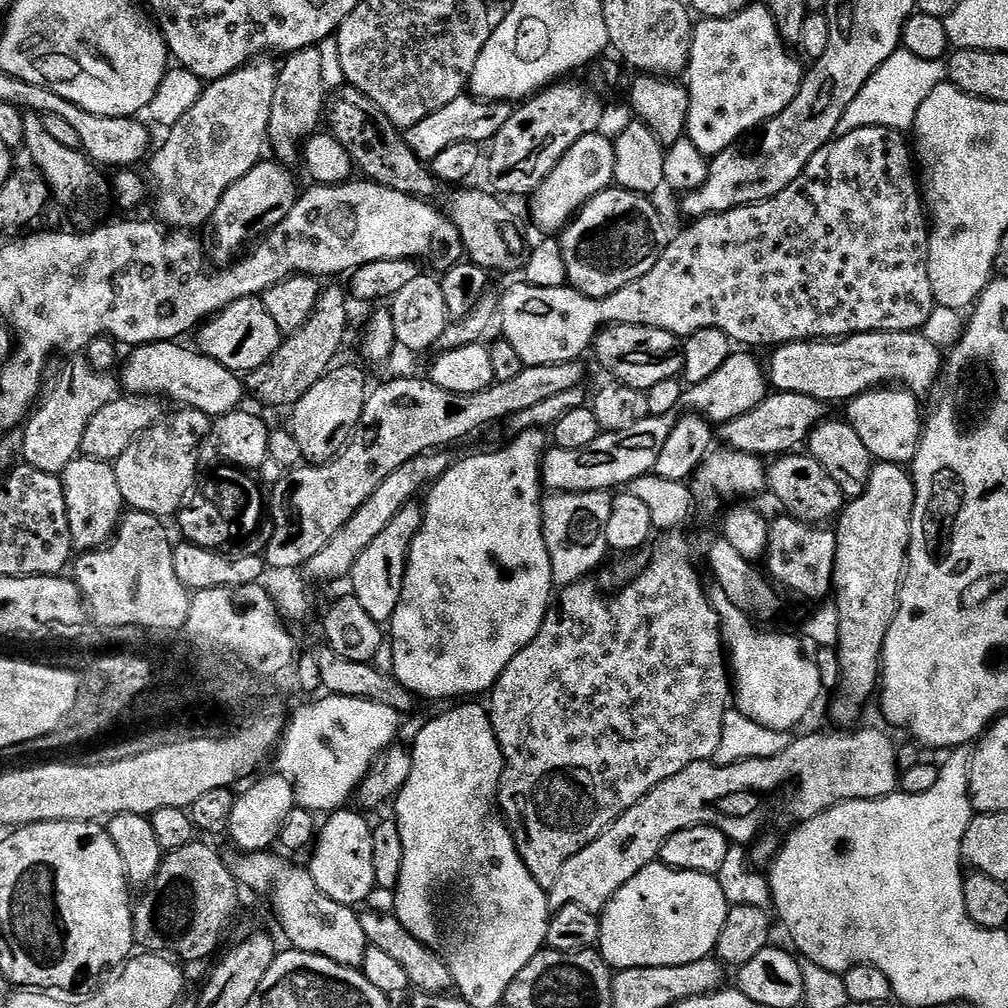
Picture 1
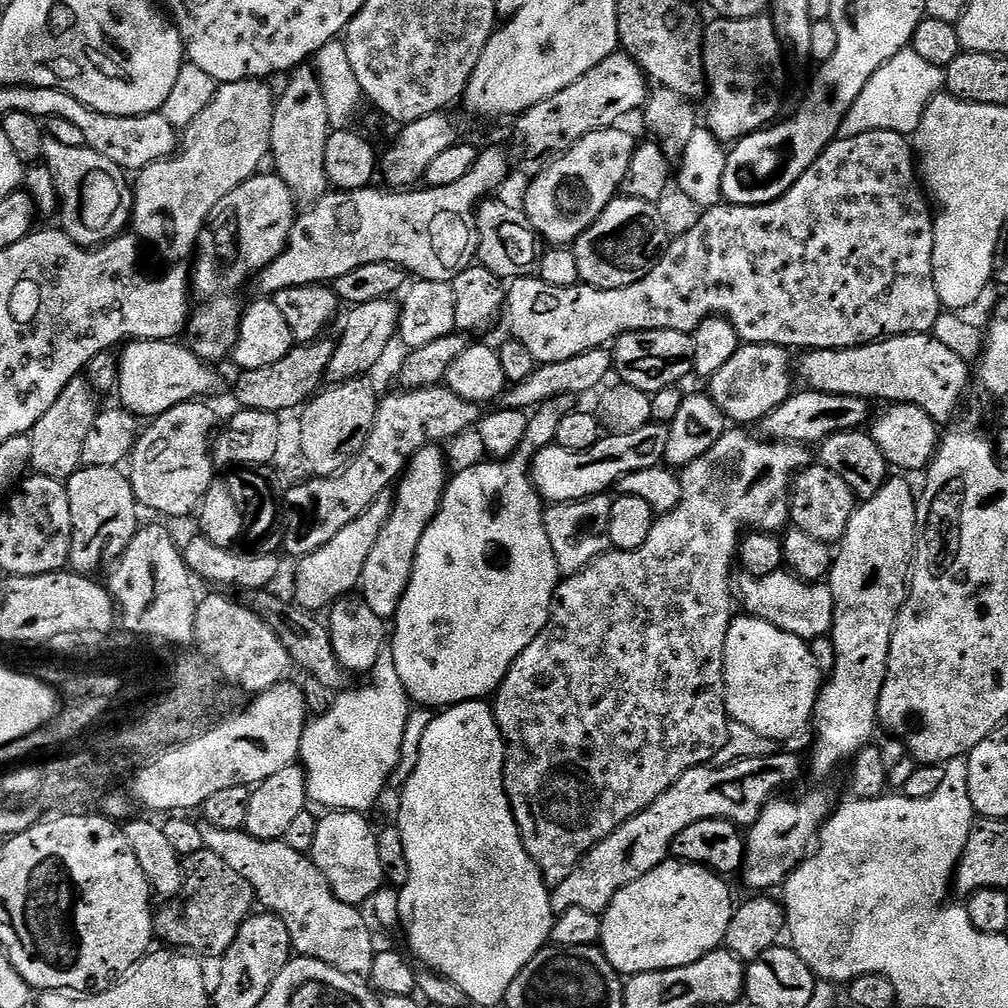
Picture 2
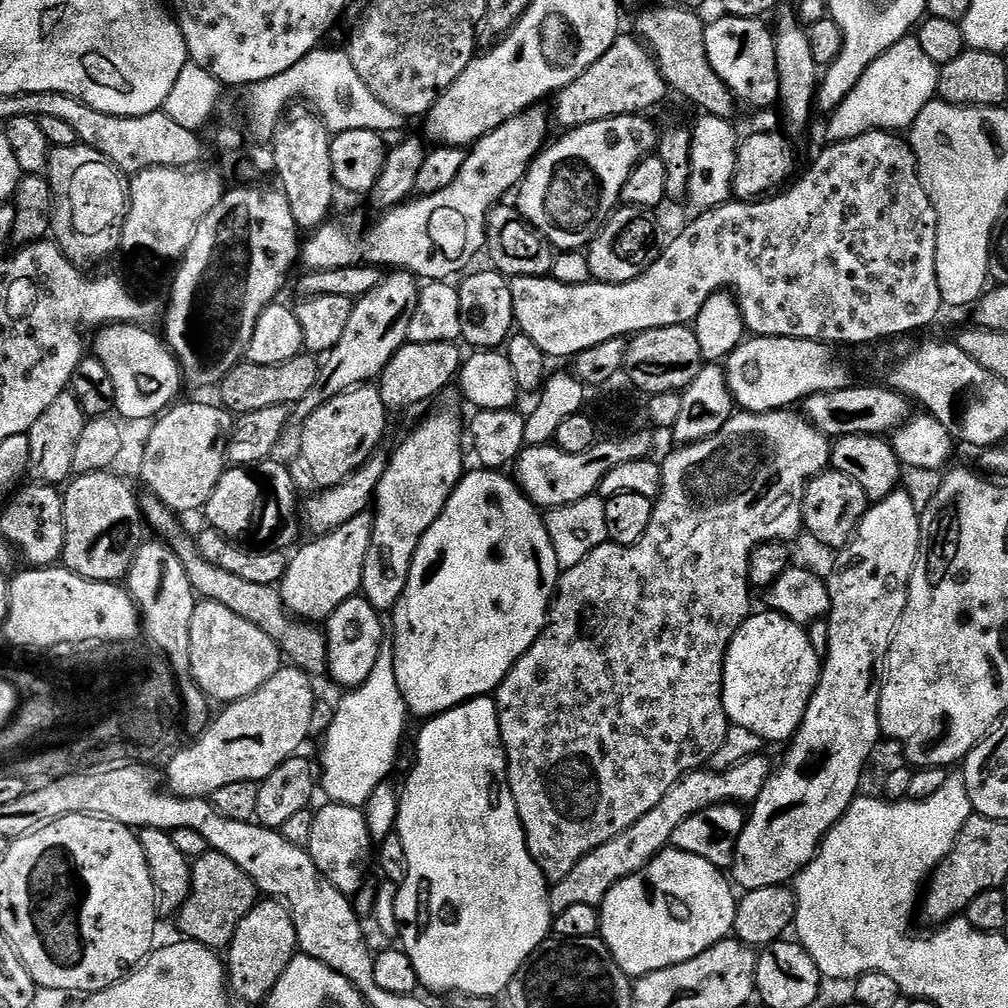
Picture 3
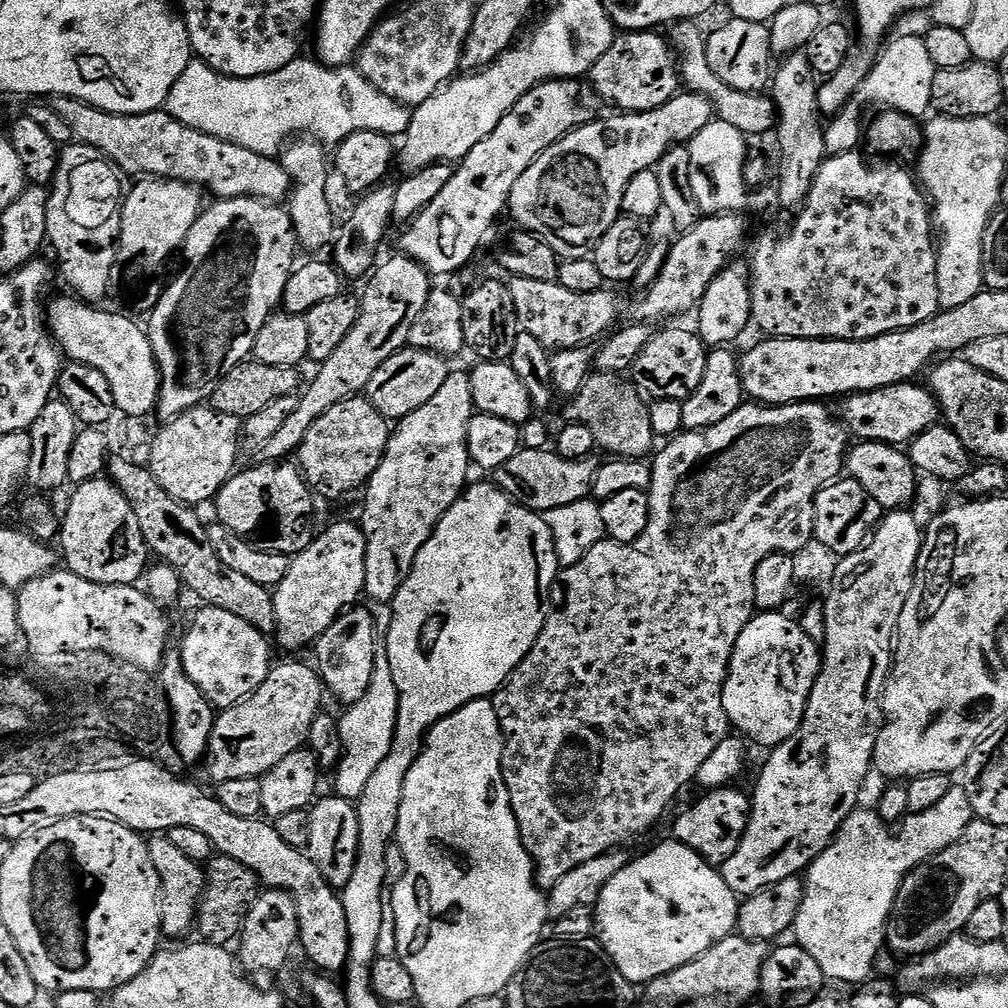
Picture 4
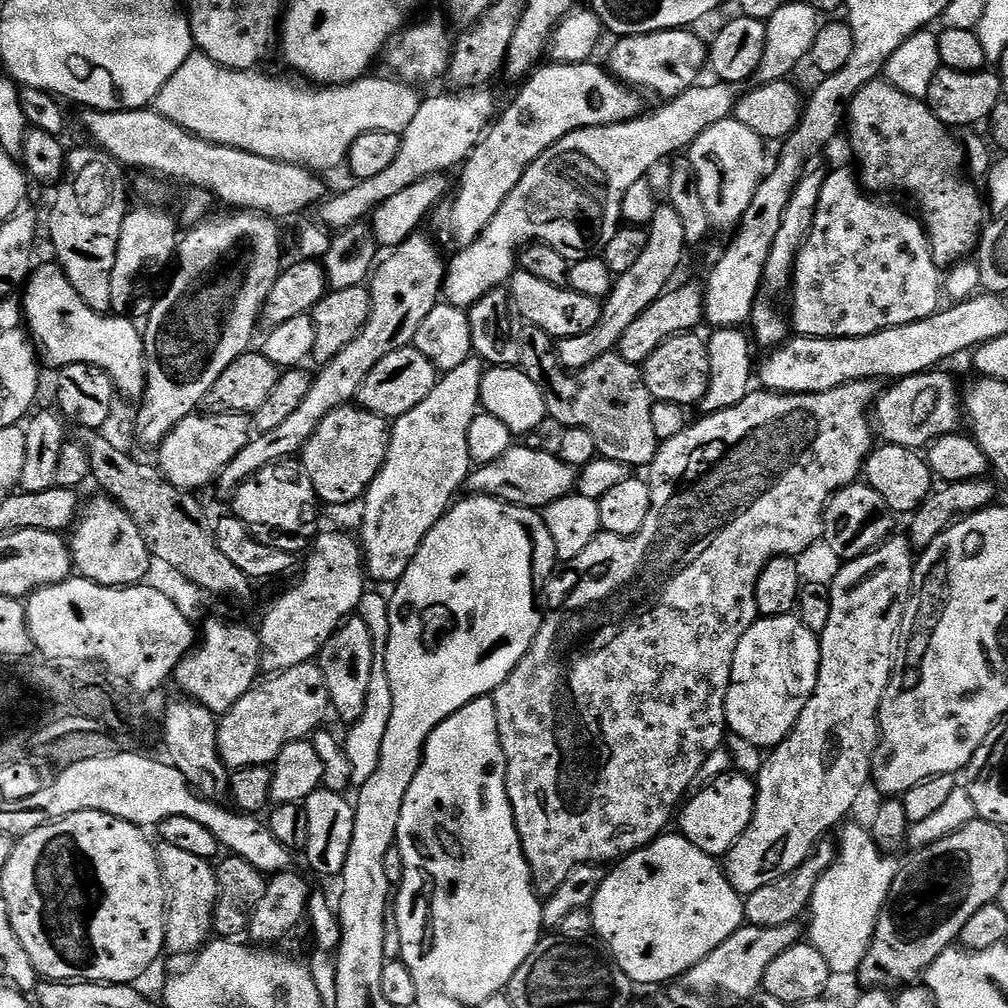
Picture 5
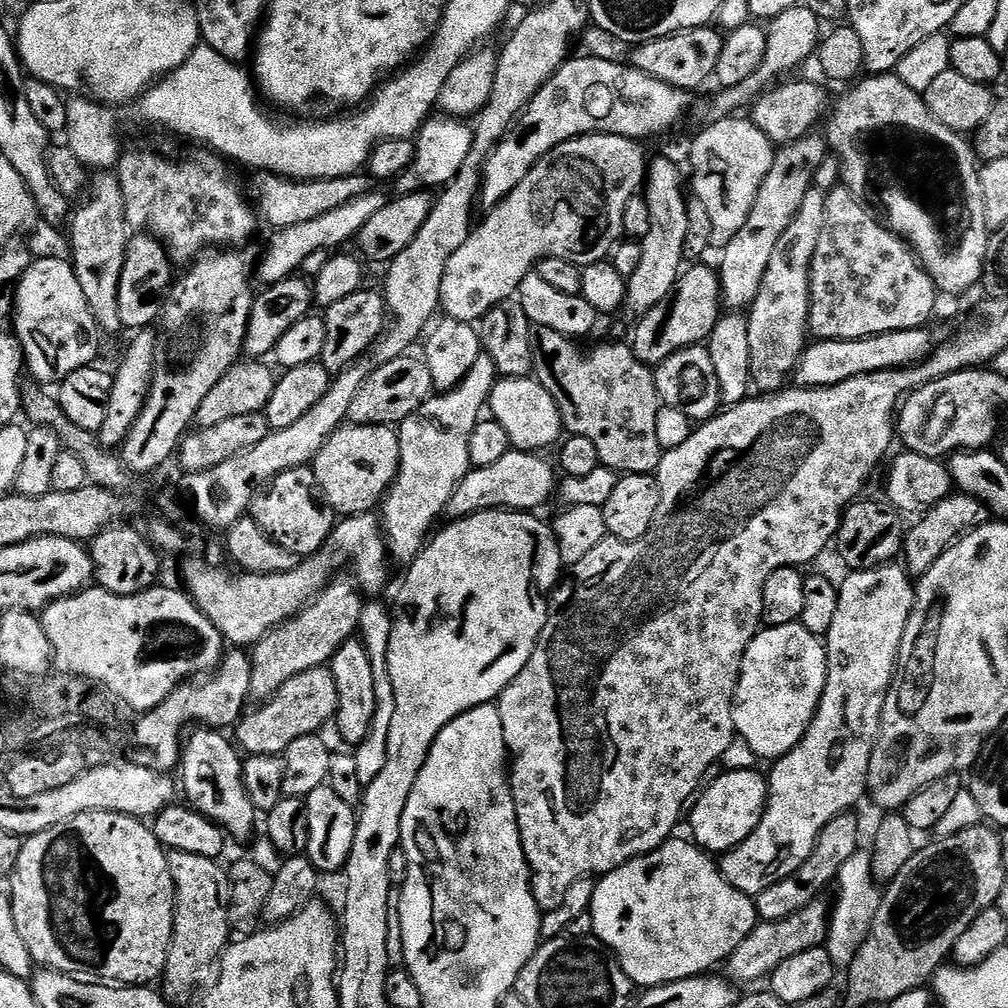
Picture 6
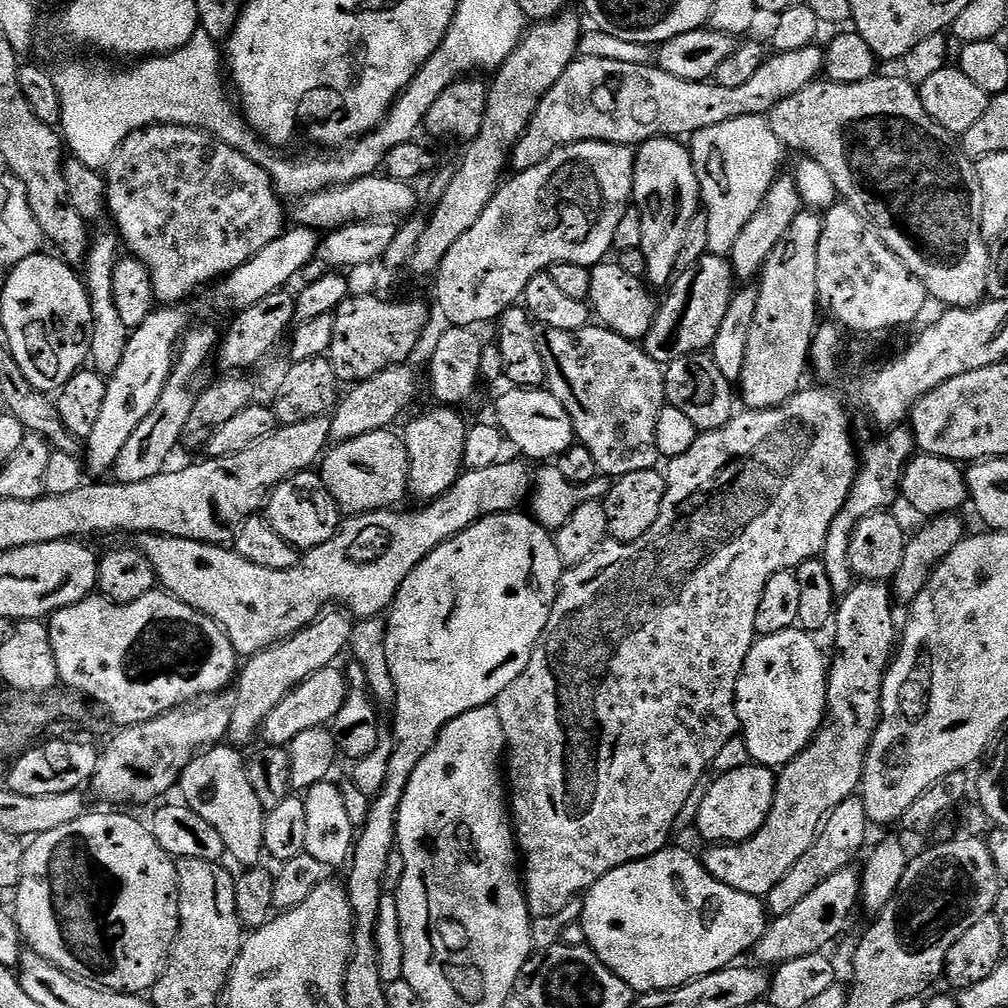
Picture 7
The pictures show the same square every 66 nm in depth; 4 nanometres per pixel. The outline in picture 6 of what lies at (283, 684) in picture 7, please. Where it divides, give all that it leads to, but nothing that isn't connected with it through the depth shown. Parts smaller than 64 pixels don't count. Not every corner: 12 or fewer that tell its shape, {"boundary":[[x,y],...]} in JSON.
{"boundary":[[333,579],[251,645],[267,700],[357,635],[362,596]]}

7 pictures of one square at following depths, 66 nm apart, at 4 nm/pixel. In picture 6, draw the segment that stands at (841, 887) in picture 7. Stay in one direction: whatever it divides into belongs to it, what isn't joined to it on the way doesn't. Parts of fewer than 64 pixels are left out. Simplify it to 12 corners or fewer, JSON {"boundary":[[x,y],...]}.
{"boundary":[[829,901],[757,923],[728,957],[727,979],[771,977],[786,958],[821,947]]}

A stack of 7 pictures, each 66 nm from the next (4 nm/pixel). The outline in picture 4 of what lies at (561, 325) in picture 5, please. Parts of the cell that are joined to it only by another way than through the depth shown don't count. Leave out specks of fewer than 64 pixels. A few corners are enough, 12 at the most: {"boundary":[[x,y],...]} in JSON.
{"boundary":[[517,276],[517,325],[549,350],[591,345],[613,327],[608,290]]}

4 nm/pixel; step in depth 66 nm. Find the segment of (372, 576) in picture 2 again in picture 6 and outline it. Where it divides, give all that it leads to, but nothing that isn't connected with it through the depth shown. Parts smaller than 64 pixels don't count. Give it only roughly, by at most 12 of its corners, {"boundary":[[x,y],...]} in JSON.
{"boundary":[[482,352],[454,389],[397,427],[380,504],[407,566],[471,471],[469,436],[498,373]]}

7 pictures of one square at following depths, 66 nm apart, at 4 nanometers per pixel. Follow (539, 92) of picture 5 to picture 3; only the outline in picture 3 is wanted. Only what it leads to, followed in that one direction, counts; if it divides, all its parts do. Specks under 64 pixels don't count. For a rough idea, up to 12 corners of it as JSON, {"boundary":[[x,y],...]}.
{"boundary":[[527,108],[471,145],[446,190],[332,218],[303,241],[317,272],[389,264],[451,281],[489,210],[549,139]]}

